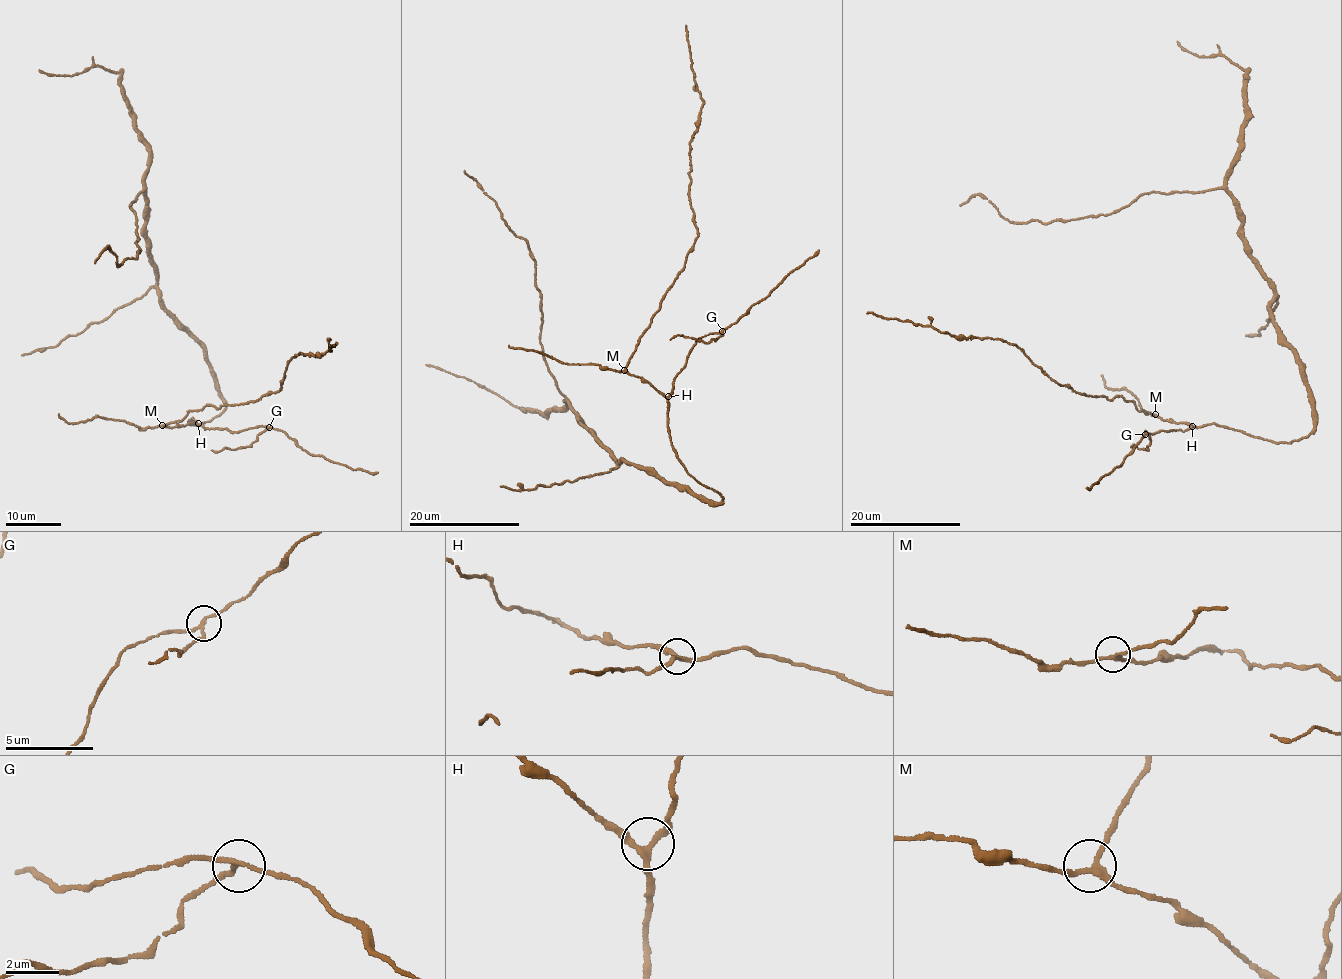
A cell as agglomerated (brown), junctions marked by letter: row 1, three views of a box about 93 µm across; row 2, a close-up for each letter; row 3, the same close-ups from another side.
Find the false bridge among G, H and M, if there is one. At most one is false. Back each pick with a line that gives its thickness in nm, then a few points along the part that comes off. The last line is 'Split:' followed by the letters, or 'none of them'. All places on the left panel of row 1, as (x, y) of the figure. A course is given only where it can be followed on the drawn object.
G: 160 nm | (270, 428), (248, 446), (211, 450)
Split: G

